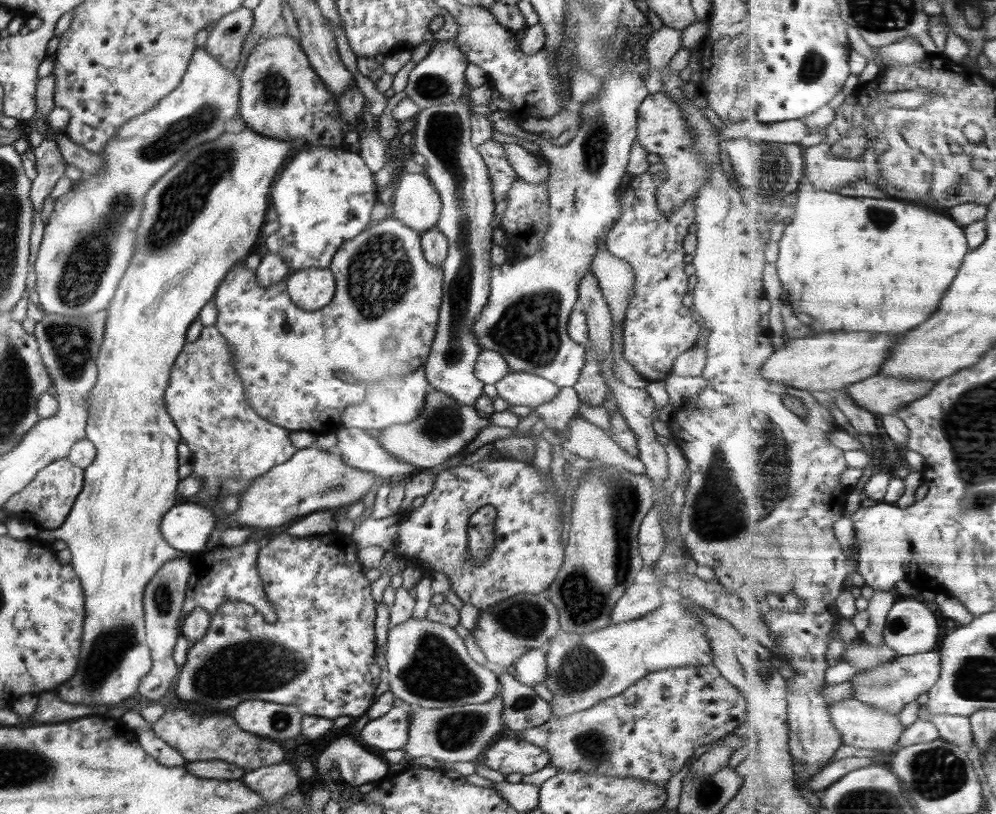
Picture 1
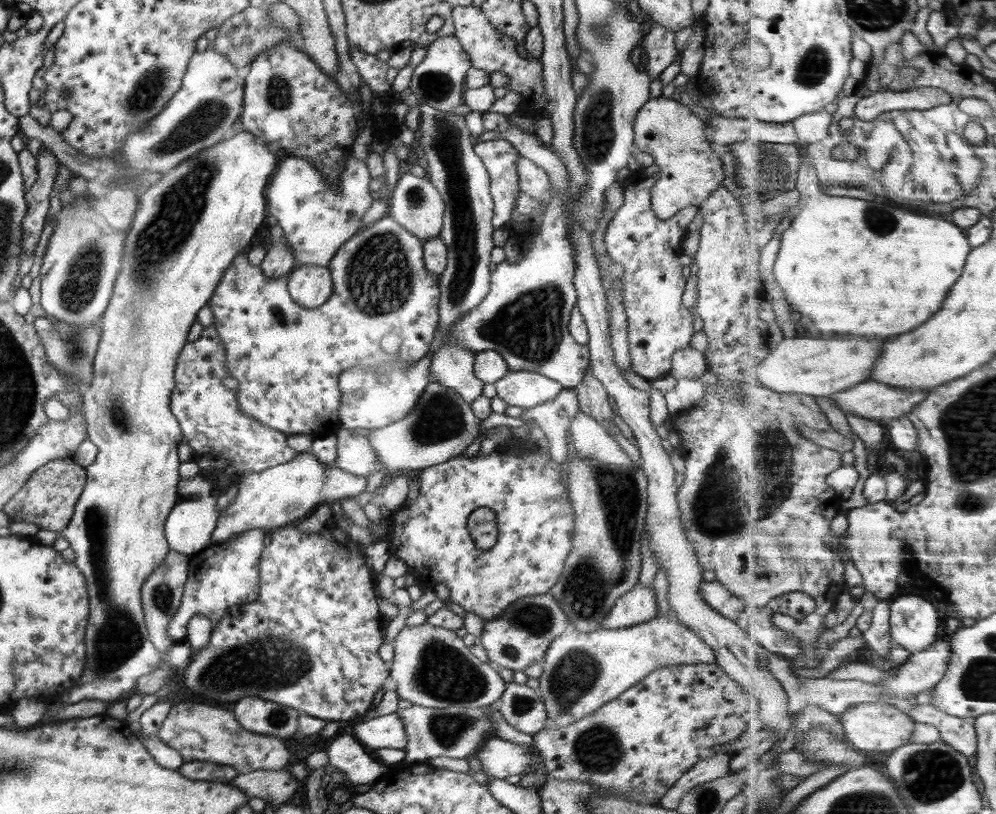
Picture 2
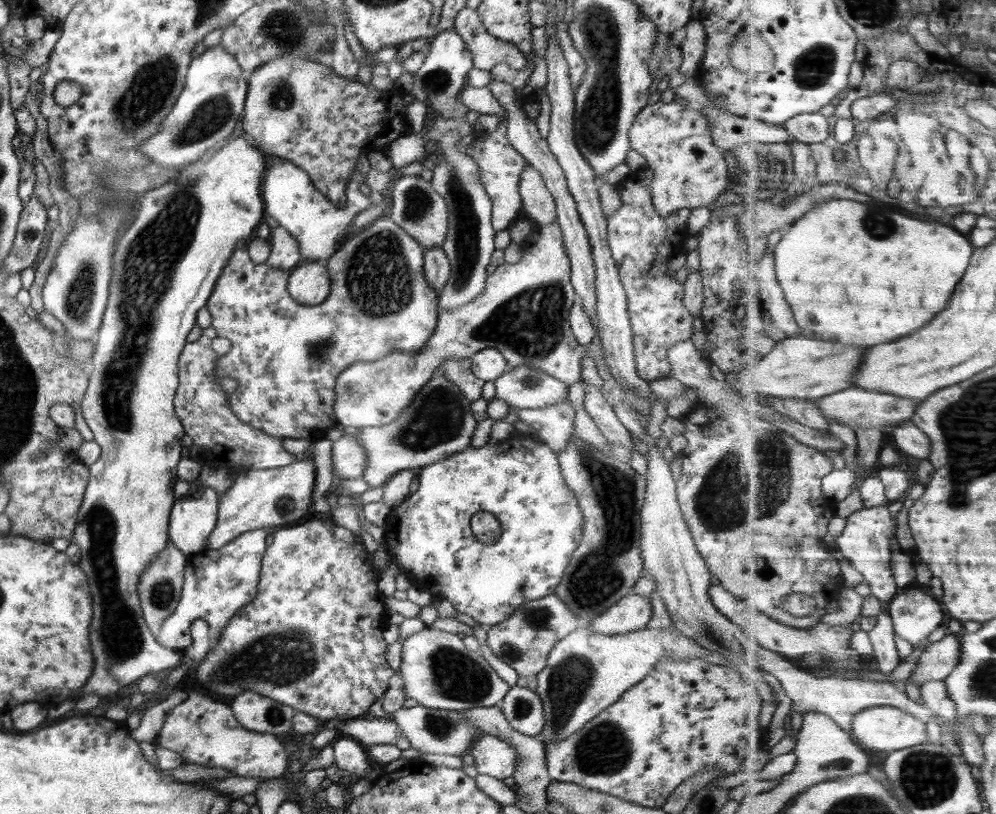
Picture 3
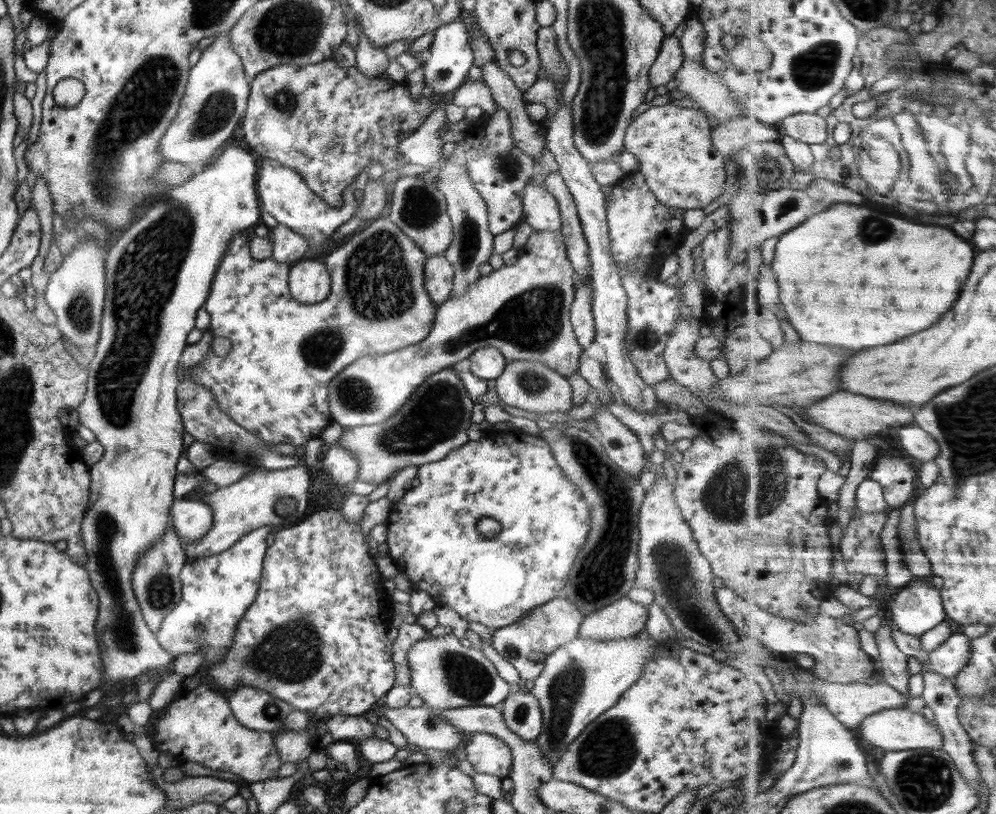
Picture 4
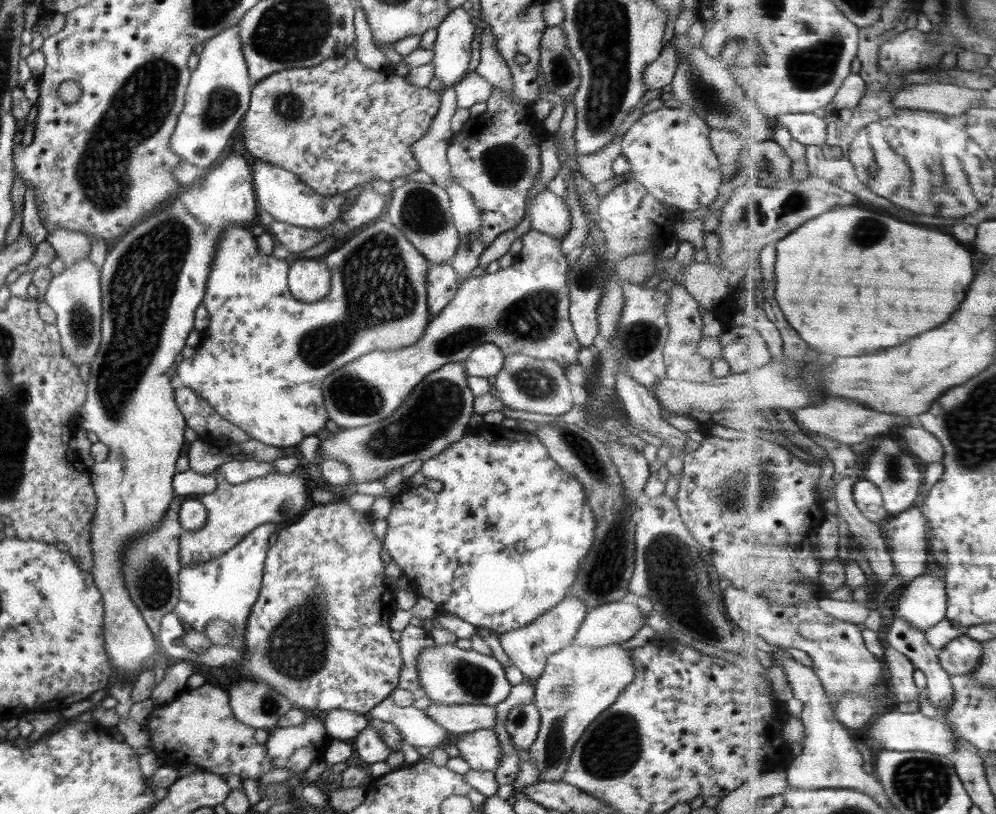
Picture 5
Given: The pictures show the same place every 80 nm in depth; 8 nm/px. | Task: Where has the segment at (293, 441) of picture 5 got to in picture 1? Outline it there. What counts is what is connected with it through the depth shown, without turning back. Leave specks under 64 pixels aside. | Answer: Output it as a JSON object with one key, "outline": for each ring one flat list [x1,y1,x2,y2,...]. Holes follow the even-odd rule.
{"outline":[[388,215,386,219,375,221,364,229,358,236,347,240,334,253,329,269,335,278,335,293,334,298,320,310,307,311,296,306,287,293,287,285,284,277,275,285,268,288,261,287,256,278,255,270,250,270,245,266,245,261,239,261,228,271,224,280,218,285,217,291,213,296,218,316,217,321,213,324,217,330,224,336,231,355,233,365,243,382,244,394,247,403,259,414,262,418,268,419,278,426,284,427,286,430,306,430,313,435,336,433,338,429,343,427,341,416,343,410,350,405,360,404,365,399,365,388,373,382,382,380,386,377,401,377,405,374,415,371,423,366,430,354,430,349,435,338,435,330,439,319,439,308,443,295,443,270,441,266,434,266,425,259,423,250,421,249,421,234,416,230,412,230,404,226,403,222,392,218],[393,339,398,343,394,349,385,349,383,343],[348,373,349,377,353,378,353,382,344,382,339,374]]}

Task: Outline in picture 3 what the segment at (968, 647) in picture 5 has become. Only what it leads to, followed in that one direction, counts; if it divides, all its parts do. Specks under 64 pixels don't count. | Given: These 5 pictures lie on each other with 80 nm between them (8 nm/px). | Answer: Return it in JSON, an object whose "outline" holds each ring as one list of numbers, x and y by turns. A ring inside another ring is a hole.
{"outline":[[951,634,944,640,935,642,921,655,910,679,897,685,907,688,910,682,914,682,916,686,923,687,928,682,946,681,960,664,963,655,962,641,961,634]]}

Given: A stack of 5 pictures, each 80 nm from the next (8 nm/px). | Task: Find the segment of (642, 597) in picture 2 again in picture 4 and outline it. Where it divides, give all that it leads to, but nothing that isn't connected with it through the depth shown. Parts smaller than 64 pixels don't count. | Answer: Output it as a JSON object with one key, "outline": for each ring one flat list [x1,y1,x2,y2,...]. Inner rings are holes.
{"outline":[[627,597,583,618,579,636,592,640,616,640,645,629,648,607]]}

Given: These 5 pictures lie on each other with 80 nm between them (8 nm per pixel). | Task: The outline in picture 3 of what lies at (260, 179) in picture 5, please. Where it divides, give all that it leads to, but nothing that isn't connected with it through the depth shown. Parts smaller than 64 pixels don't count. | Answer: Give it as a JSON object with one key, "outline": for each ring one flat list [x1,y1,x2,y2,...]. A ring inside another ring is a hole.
{"outline":[[273,160,264,171,261,184,264,214,272,216,298,241,302,262,324,264,346,240,344,236,350,232,357,214,372,207,370,197,360,191,365,180,366,176,355,167,346,185,344,207,336,207,316,190,312,179,300,167,288,160]]}

